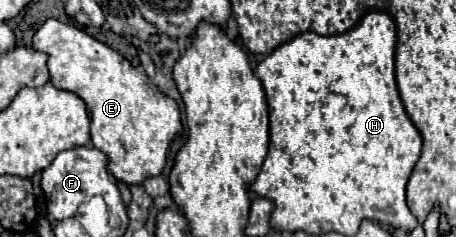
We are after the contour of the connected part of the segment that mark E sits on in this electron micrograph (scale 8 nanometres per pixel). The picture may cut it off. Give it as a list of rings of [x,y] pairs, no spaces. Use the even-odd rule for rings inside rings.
[[[48,19],[36,31],[32,49],[48,55],[50,83],[56,89],[76,93],[86,103],[90,111],[90,139],[108,157],[110,175],[128,185],[140,185],[144,179],[162,173],[168,147],[182,131],[174,99],[160,93],[146,73],[132,67],[118,51],[58,19]]]

